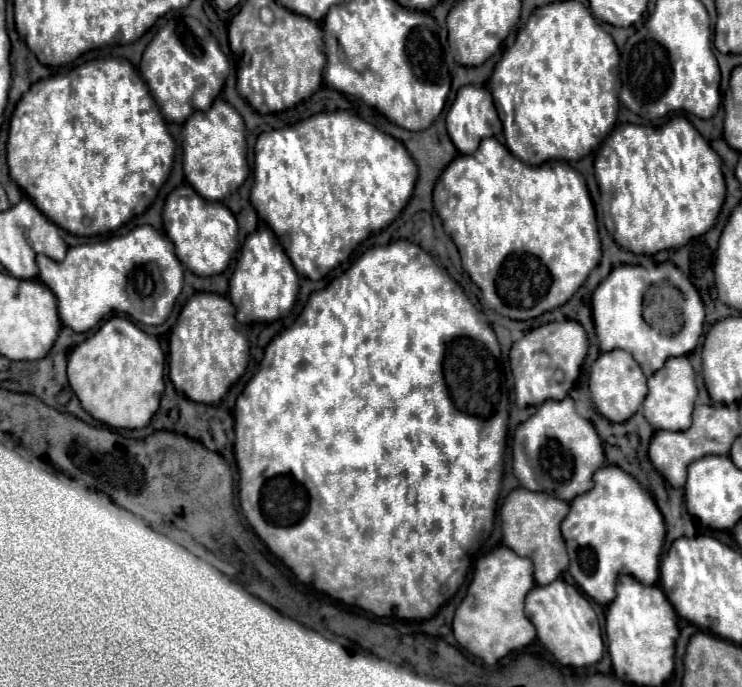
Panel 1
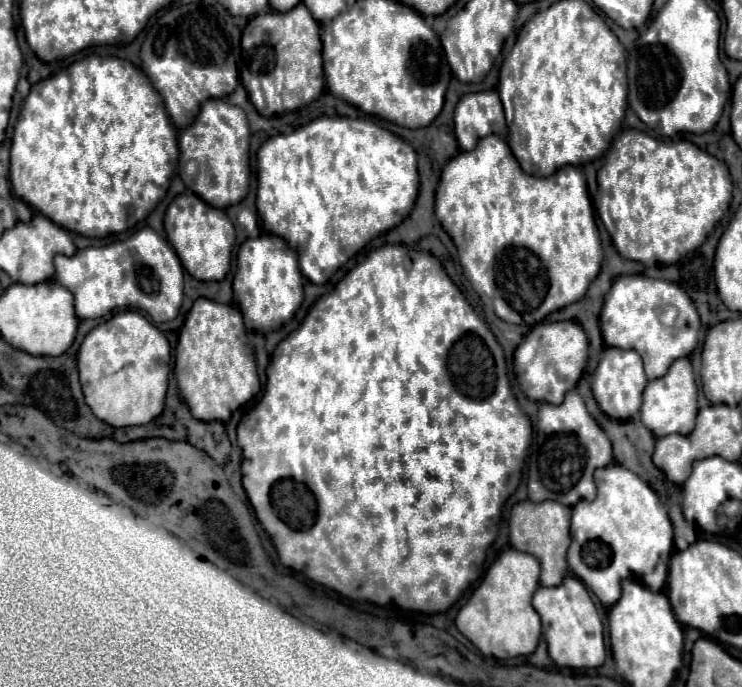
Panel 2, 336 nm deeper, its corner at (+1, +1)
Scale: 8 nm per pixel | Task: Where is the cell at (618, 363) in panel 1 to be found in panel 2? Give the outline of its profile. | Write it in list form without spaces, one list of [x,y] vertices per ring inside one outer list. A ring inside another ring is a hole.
[[[607,347],[593,373],[591,389],[603,413],[607,413],[611,419],[631,419],[641,407],[641,393],[645,385],[647,385],[647,377],[645,377],[643,363],[637,351],[623,351],[617,347]]]

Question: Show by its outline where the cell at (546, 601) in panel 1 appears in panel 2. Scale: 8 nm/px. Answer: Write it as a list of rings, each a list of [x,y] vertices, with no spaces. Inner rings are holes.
[[[565,577],[557,587],[539,587],[533,595],[533,607],[541,615],[545,641],[549,645],[549,657],[559,667],[601,667],[605,661],[603,623],[597,615],[595,603],[589,591],[577,577]]]

